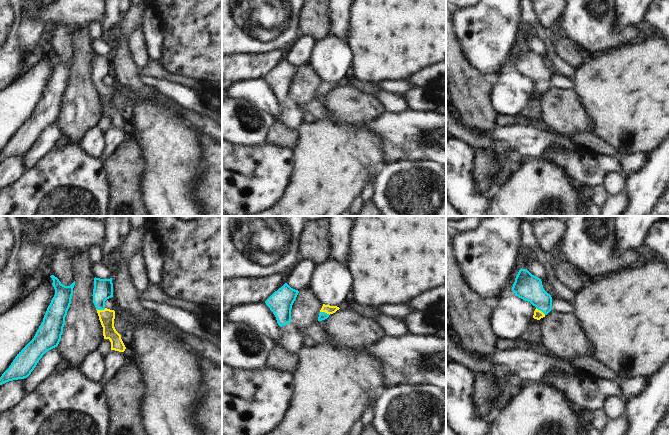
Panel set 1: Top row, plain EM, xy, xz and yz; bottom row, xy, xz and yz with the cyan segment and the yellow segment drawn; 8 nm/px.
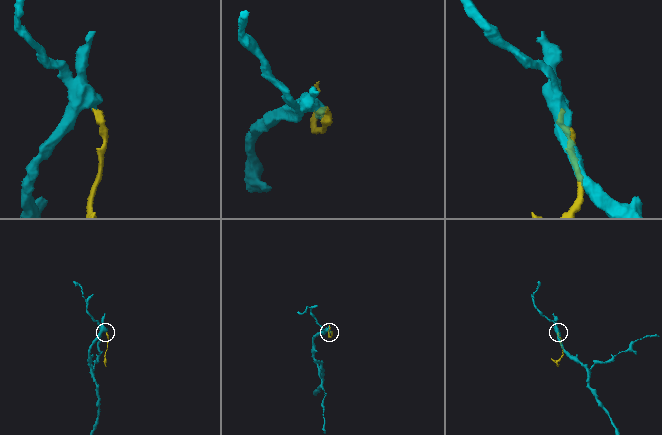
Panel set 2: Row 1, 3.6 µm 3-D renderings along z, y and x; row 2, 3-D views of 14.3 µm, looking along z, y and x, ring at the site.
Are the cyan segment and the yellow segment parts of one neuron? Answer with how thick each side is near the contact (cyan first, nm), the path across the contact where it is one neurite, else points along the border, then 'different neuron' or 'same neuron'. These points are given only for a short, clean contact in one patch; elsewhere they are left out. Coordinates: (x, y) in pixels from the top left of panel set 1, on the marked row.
160/120 nm | across xy (103, 288), (100, 294), (100, 309), (106, 316) | same neuron

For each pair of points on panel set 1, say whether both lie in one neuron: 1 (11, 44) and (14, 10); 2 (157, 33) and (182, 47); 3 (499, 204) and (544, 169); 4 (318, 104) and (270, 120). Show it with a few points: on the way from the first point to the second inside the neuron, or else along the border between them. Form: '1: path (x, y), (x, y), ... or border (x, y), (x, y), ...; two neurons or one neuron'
1: path (11, 36), (11, 18); one neuron
2: border (163, 24), (164, 46), (161, 60); two neurons
3: path (511, 204), (534, 181); one neuron
4: path (306, 109), (302, 109), (293, 117), (282, 118); one neuron

